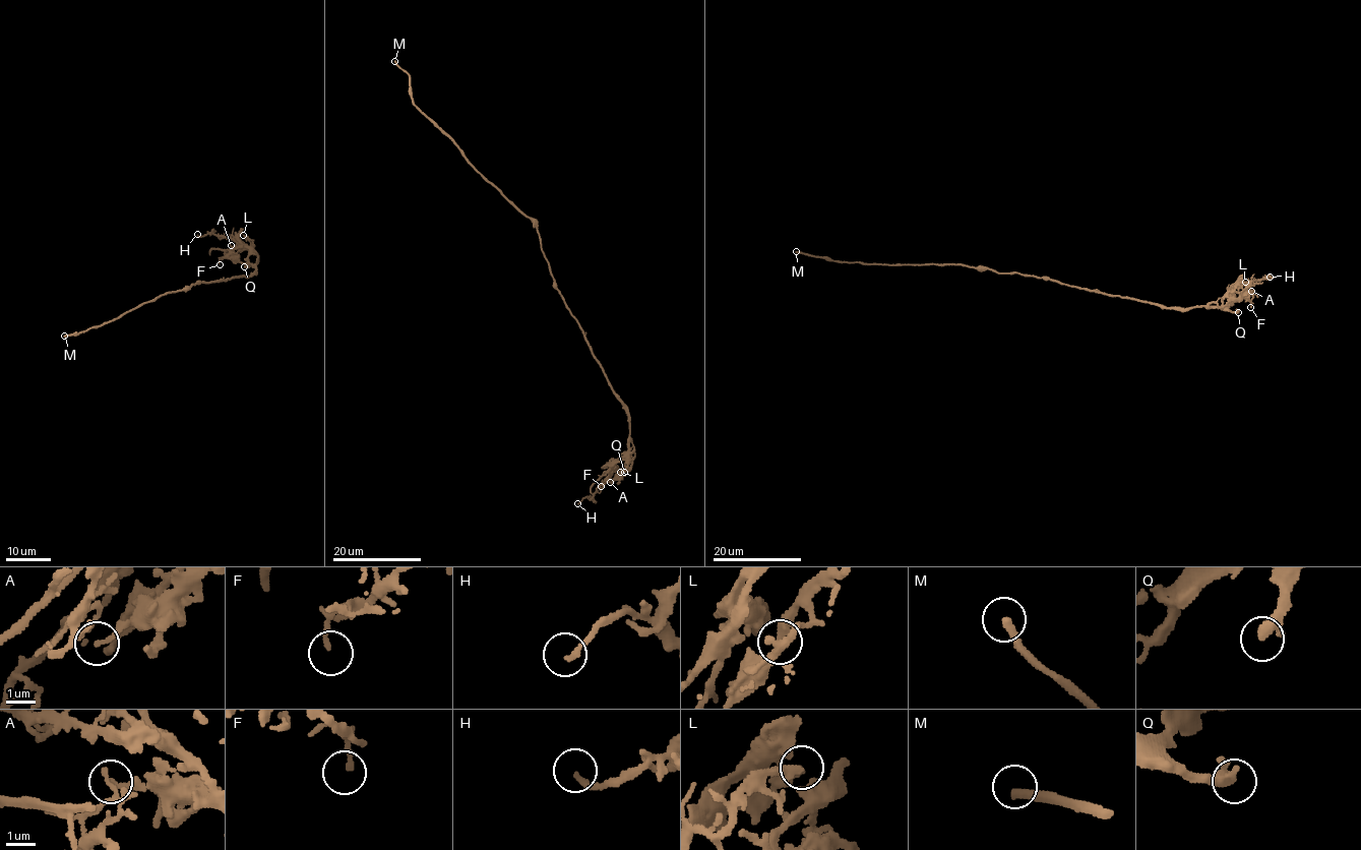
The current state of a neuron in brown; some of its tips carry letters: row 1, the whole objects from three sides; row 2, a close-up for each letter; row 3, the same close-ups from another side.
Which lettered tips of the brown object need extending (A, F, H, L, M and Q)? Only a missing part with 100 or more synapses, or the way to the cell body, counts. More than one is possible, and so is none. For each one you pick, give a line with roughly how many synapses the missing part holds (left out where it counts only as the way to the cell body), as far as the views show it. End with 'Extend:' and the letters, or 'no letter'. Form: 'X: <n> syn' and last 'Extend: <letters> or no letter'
Extend: no letter

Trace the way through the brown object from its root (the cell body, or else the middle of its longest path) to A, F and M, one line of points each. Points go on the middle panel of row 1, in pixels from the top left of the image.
A: (555, 279), (555, 287), (580, 328), (608, 385), (626, 411), (629, 448), (634, 458), (631, 465), (610, 482)
F: (555, 279), (555, 287), (580, 328), (608, 385), (626, 411), (628, 450), (611, 467), (601, 486)
M: (555, 279), (541, 247), (538, 226), (476, 170), (462, 149), (414, 104), (410, 77), (394, 61)

